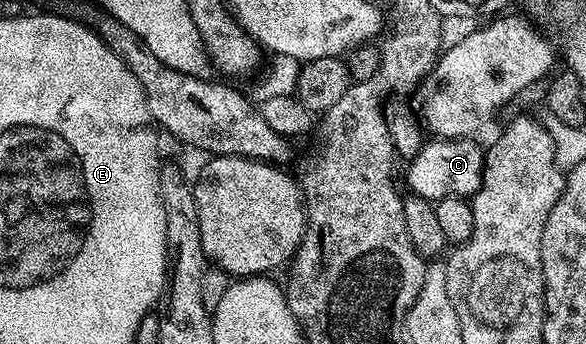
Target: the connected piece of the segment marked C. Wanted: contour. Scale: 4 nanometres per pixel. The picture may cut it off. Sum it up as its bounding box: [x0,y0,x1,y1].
[407,139,484,203]

